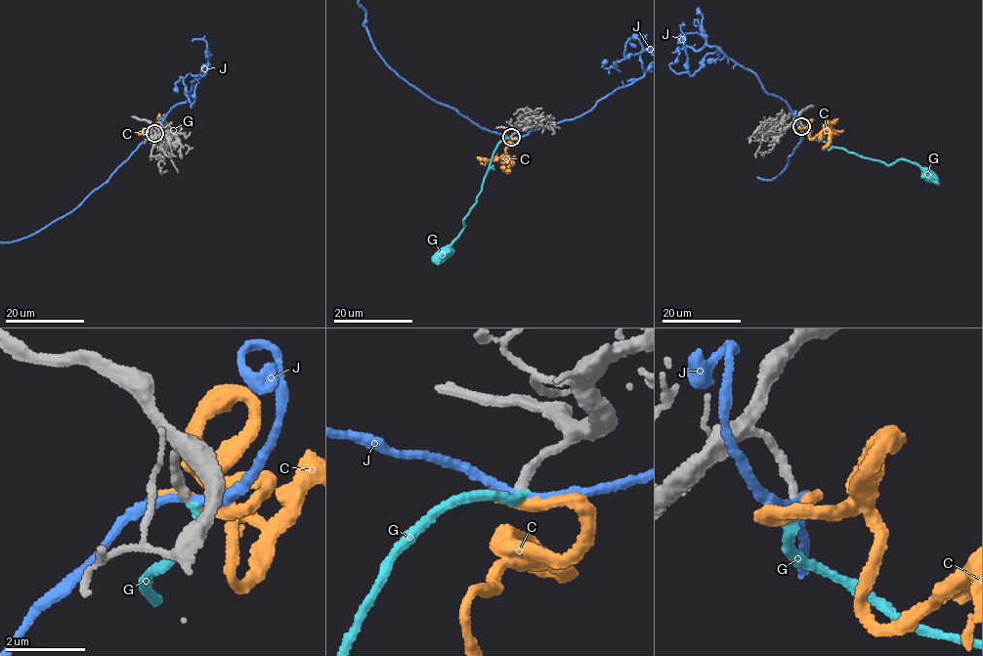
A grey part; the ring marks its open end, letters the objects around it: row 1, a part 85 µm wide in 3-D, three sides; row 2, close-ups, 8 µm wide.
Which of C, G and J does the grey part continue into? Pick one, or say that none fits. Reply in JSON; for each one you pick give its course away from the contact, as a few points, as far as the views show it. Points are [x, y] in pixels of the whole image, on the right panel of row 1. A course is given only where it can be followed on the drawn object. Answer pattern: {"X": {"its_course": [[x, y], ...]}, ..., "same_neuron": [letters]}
{"G": {"its_course": [[802, 126], [801, 130], [816, 139], [889, 165], [906, 159], [918, 165], [938, 185]]}, "same_neuron": ["G"]}

